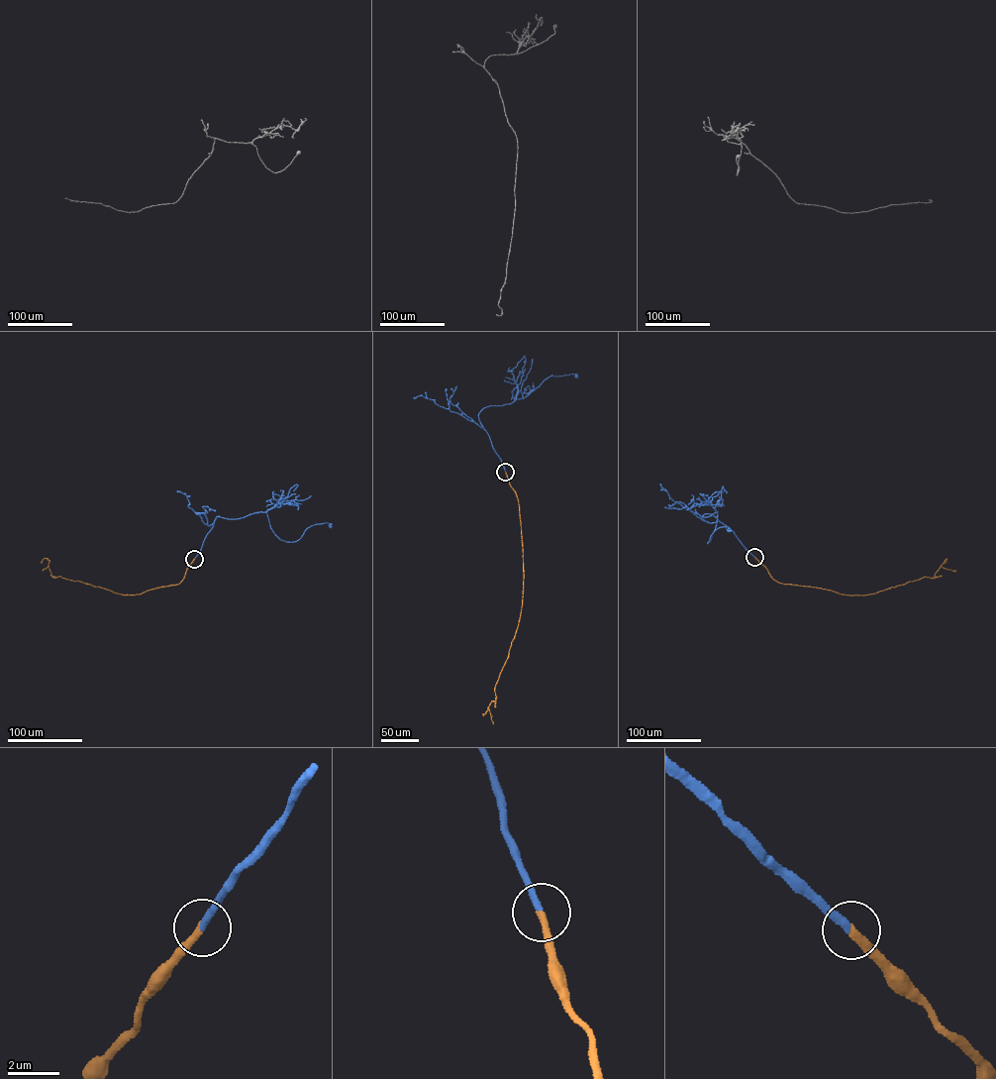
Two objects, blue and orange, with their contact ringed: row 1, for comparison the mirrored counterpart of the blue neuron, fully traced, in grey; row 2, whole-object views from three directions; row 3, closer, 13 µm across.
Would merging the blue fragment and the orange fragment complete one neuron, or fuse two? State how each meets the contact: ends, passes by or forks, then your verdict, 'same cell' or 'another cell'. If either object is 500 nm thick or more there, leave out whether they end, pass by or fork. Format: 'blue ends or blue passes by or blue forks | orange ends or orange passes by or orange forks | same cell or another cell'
blue ends | orange ends | same cell

